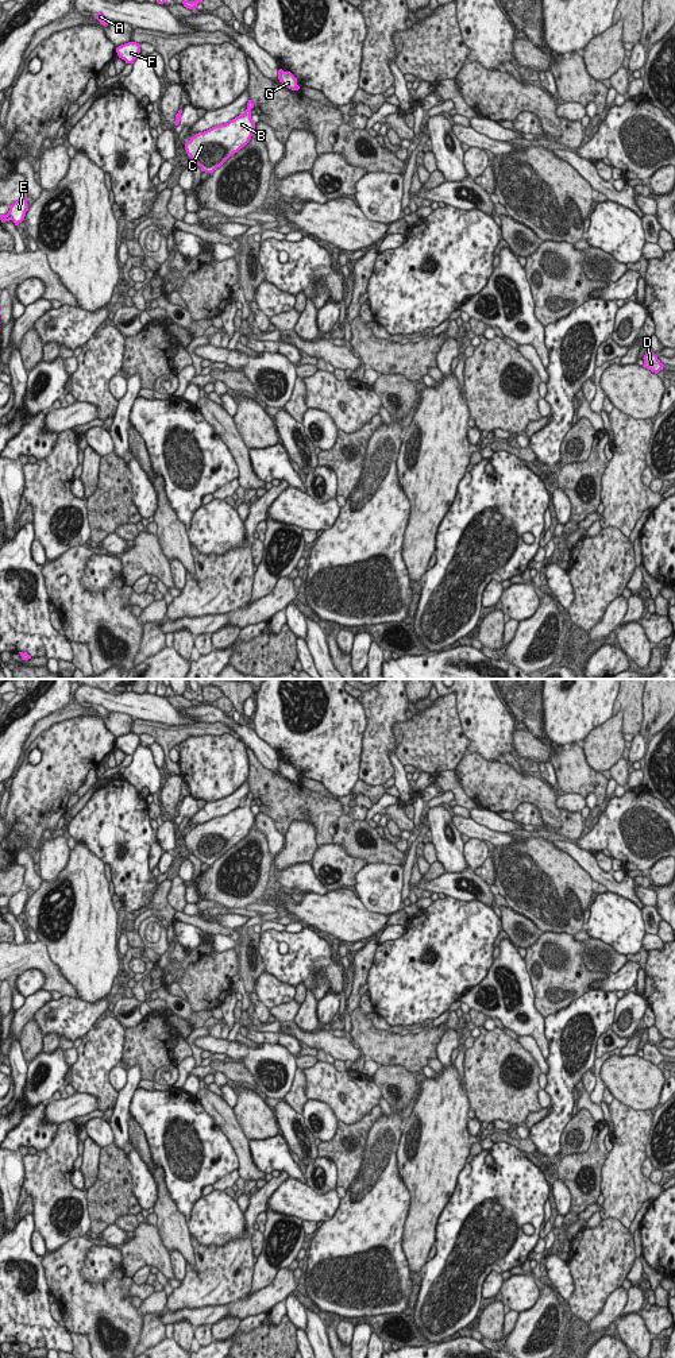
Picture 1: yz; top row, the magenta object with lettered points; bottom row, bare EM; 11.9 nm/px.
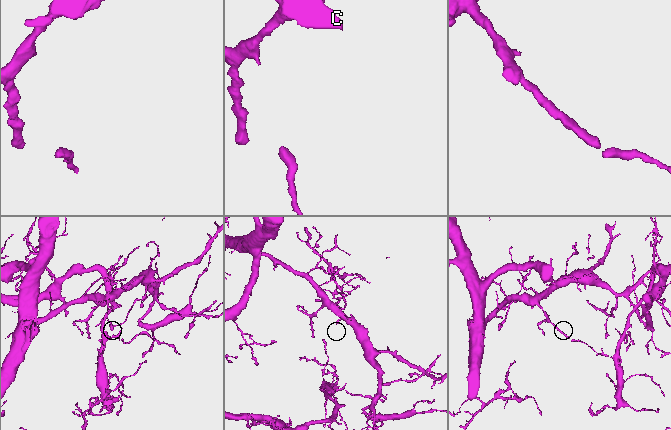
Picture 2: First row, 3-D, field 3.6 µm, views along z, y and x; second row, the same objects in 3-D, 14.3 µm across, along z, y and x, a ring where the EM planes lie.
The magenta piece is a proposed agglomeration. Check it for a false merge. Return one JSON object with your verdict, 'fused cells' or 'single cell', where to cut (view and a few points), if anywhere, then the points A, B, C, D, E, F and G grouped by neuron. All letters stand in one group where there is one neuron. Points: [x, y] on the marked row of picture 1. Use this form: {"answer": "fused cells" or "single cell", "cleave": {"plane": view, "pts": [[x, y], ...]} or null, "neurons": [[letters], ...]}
{"answer": "single cell", "cleave": null, "neurons": [["A", "B", "C", "D", "E", "F", "G"]]}

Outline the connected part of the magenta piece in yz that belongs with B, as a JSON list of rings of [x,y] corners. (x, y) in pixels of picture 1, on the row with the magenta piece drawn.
[[[248,100],[247,109],[225,124],[215,126],[198,132],[185,143],[189,158],[201,167],[201,171],[213,173],[230,157],[244,147],[255,130],[251,119],[252,100]]]

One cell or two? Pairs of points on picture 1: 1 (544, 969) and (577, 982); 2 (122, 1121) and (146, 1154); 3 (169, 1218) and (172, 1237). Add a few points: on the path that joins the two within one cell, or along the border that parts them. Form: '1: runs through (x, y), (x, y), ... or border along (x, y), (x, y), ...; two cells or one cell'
1: runs through (552, 969), (562, 978), (569, 979); one cell
2: border along (130, 1112), (128, 1139); two cells
3: runs through (170, 1222), (172, 1233); one cell

